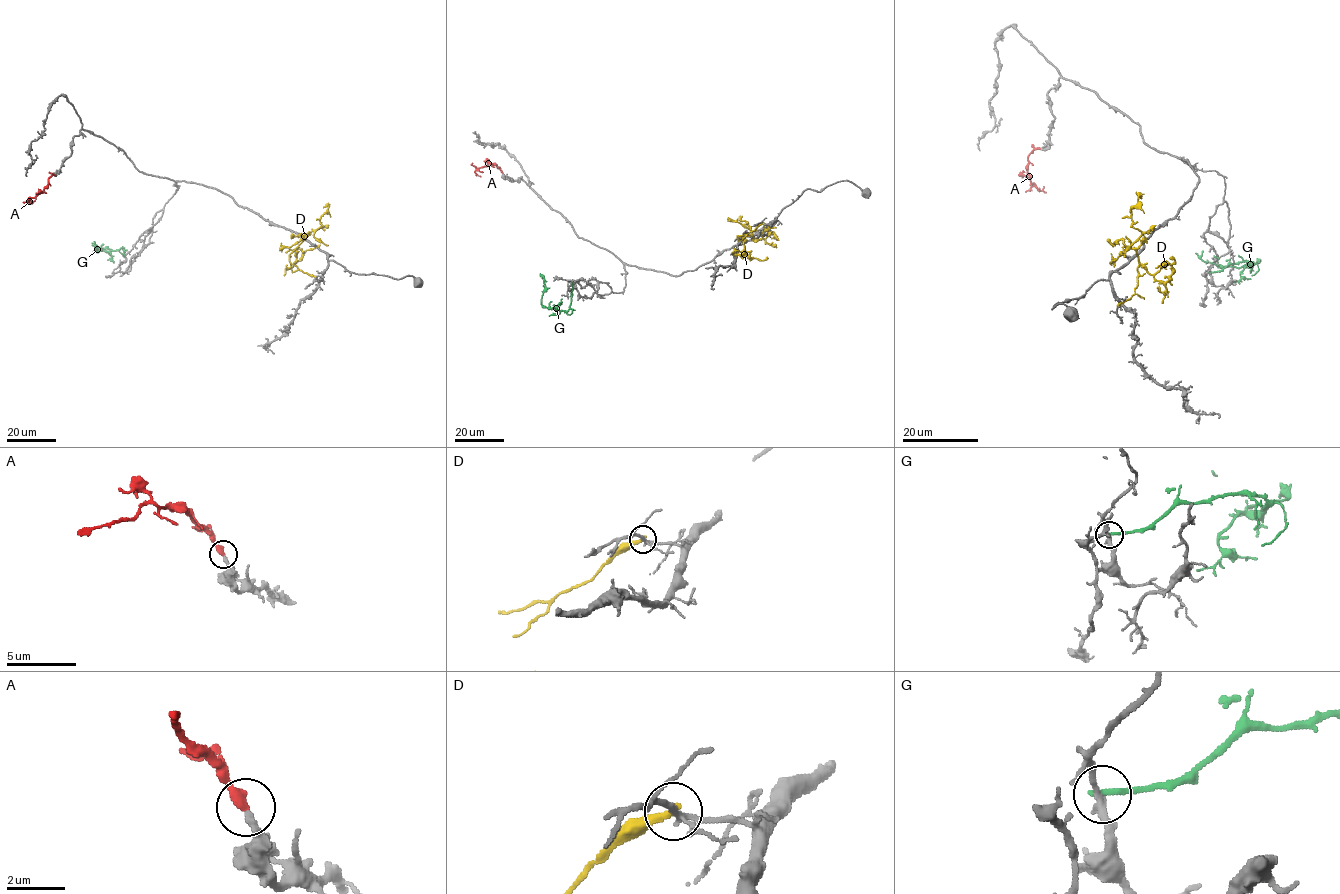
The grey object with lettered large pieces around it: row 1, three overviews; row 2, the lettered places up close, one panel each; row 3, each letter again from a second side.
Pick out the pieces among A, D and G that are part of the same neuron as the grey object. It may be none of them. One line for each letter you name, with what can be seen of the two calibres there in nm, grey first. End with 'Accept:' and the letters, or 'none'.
A: Thickness 280 nm (grey) against 380 nm
Accept: A

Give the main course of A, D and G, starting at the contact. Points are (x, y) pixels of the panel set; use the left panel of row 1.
A: (54, 175), (43, 191), (26, 201), (32, 203)
D: (315, 276), (290, 261), (289, 255), (307, 235), (321, 226), (320, 218), (328, 206), (323, 207)
G: (124, 255), (121, 248), (93, 252), (97, 250), (92, 242)

